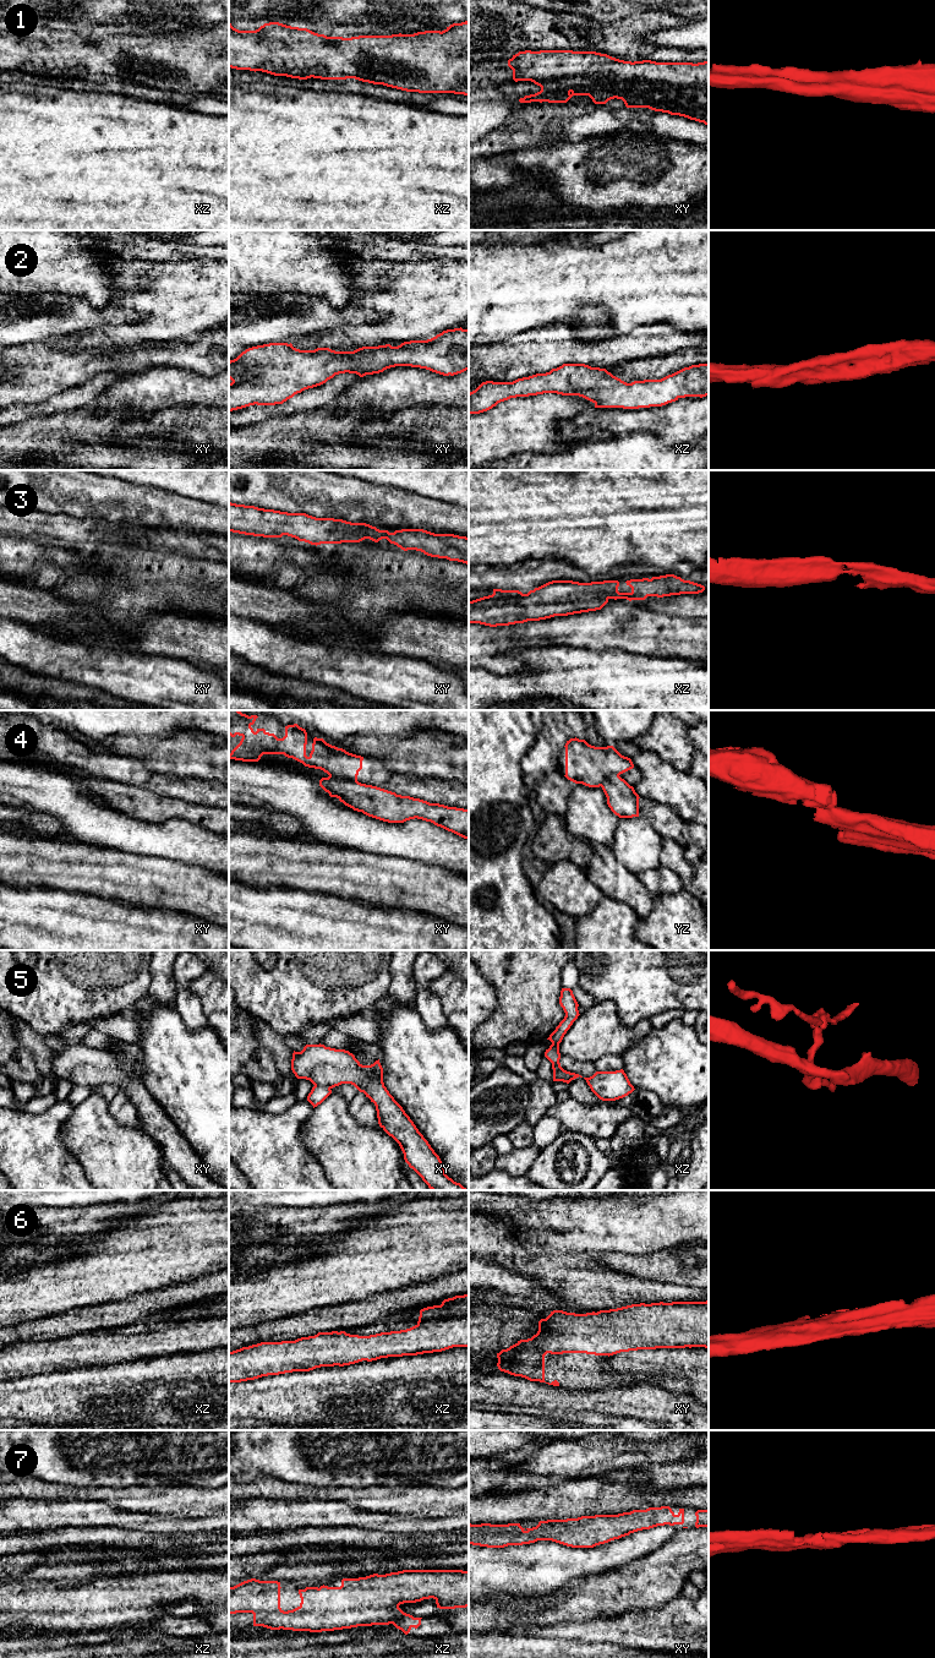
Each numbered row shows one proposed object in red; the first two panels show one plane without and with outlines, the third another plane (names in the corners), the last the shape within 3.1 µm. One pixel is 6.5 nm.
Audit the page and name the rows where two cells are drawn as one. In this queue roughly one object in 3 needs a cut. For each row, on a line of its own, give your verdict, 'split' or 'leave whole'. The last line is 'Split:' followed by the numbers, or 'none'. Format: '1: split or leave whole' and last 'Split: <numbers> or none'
1: leave whole
2: leave whole
3: leave whole
4: split
5: split
6: leave whole
7: leave whole
Split: 4, 5

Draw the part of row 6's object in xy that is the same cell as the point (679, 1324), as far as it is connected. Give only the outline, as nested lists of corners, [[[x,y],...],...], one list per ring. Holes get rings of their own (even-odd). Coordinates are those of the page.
[[[709,1300],[631,1304],[597,1313],[575,1314],[553,1310],[538,1321],[538,1331],[531,1338],[520,1340],[497,1353],[501,1371],[530,1381],[545,1381],[545,1356],[586,1353],[613,1356],[620,1352],[656,1348],[709,1348]],[[557,1380],[546,1382],[559,1386]]]

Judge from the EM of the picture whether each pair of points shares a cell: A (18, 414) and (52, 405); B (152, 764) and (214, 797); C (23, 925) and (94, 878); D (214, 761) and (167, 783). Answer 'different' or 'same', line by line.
A: same
B: different
C: different
D: different

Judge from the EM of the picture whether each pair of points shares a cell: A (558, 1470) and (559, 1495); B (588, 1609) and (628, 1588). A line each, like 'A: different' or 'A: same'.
A: different
B: same

